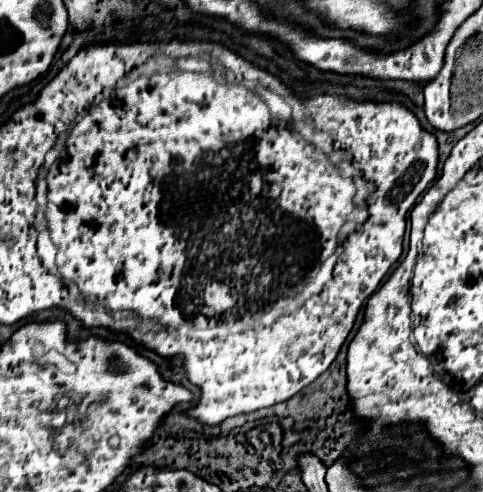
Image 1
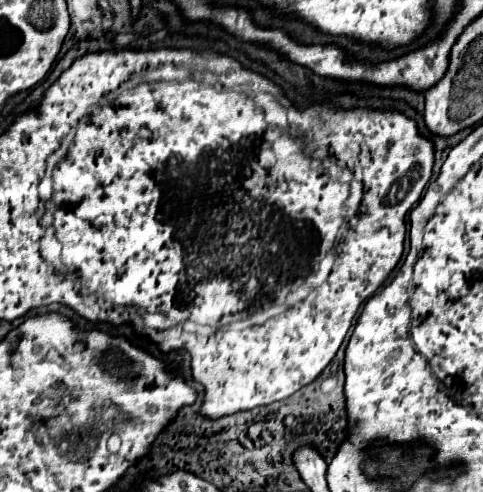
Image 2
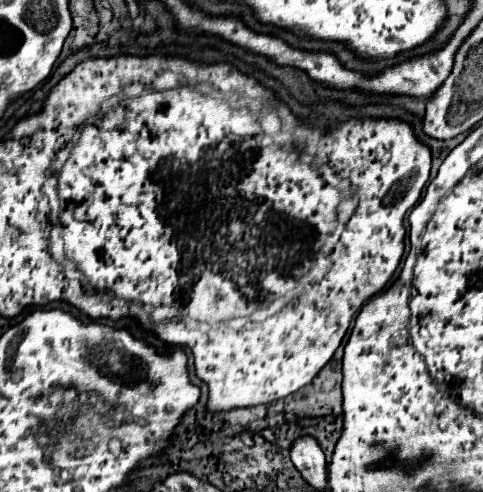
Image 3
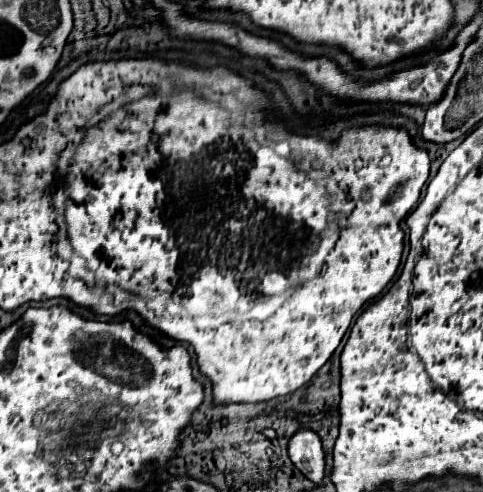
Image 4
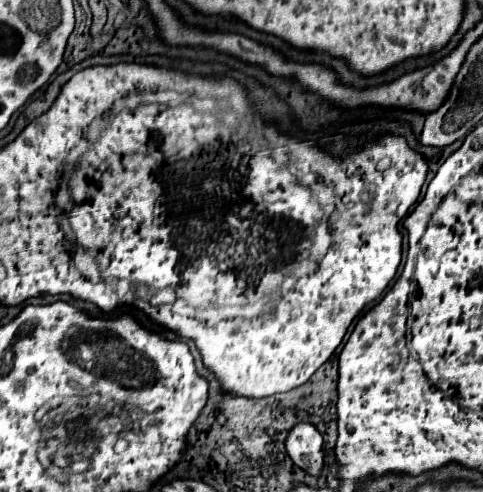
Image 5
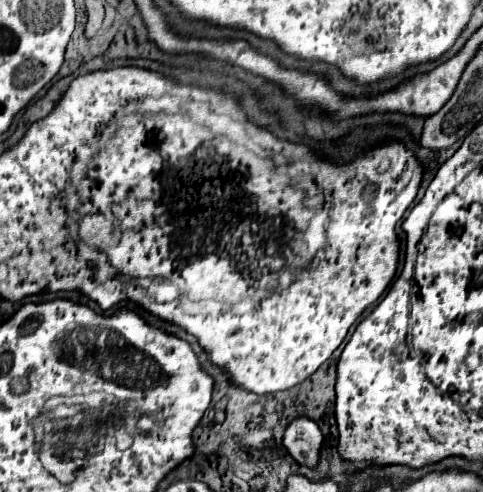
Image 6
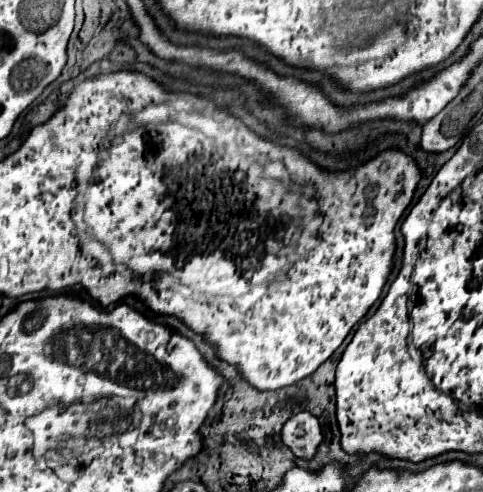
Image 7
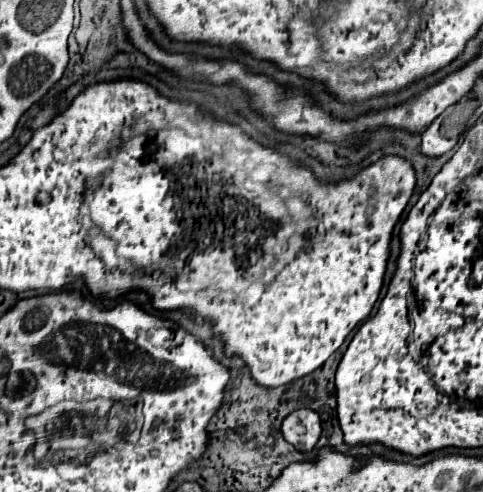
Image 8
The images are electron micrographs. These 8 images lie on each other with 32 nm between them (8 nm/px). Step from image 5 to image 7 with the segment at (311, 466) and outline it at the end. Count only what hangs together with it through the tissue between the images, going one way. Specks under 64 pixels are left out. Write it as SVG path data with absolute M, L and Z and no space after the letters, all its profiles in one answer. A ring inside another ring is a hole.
M300 412L292 416L292 420L284 424L282 442L292 450L296 458L302 458L308 462L314 460L316 448L322 442L322 430L318 420L308 412Z

